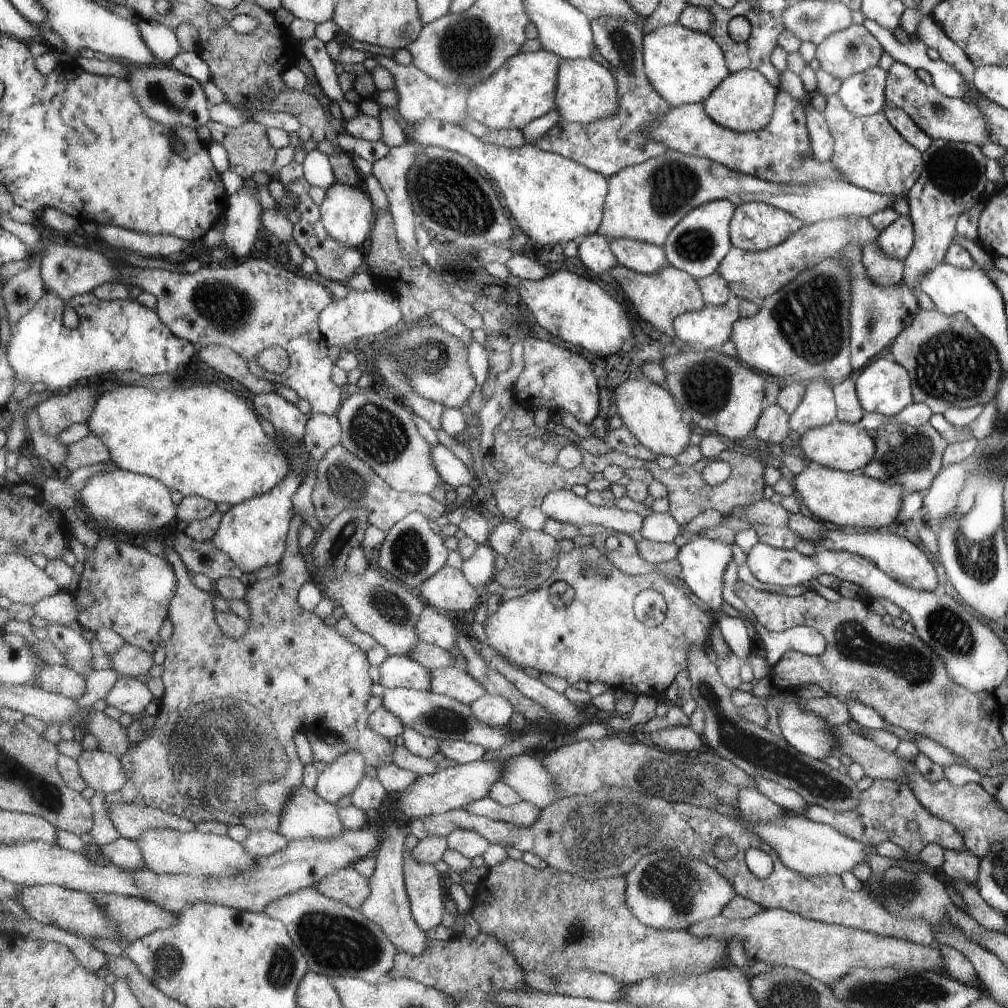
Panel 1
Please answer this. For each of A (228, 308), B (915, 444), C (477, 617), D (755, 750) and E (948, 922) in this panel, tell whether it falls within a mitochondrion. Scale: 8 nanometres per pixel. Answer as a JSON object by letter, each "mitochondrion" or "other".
{"A":"mitochondrion","B":"mitochondrion","C":"other","D":"mitochondrion","E":"other"}

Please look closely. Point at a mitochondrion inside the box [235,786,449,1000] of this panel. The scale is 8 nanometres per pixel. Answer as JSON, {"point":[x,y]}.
{"point":[335,943]}

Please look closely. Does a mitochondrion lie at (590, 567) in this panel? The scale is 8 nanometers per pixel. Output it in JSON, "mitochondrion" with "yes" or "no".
{"mitochondrion":"yes"}

